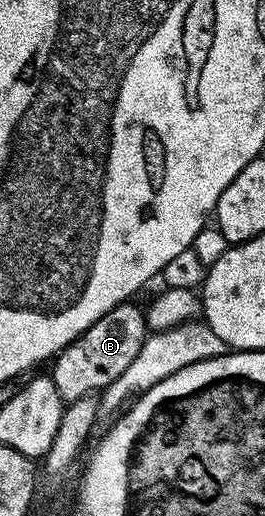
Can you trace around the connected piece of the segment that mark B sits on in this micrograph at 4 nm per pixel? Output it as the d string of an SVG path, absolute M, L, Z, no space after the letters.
M125 301L119 307L113 307L55 356L50 377L61 399L87 399L93 393L101 392L112 381L118 380L130 368L150 334L145 312L134 304L135 302Z

